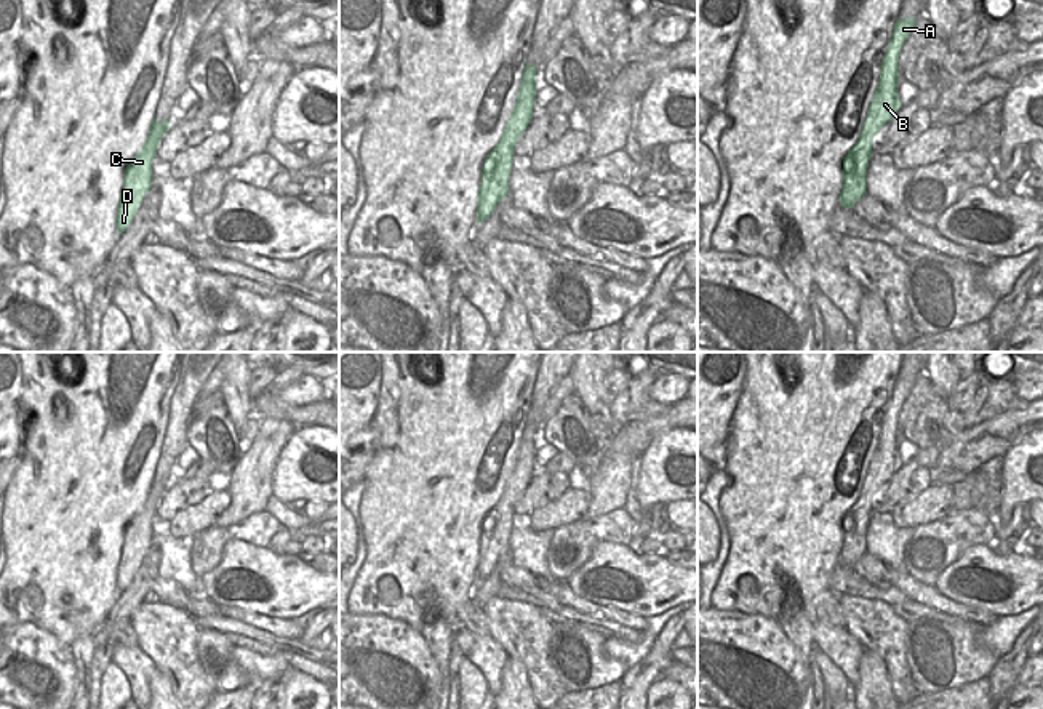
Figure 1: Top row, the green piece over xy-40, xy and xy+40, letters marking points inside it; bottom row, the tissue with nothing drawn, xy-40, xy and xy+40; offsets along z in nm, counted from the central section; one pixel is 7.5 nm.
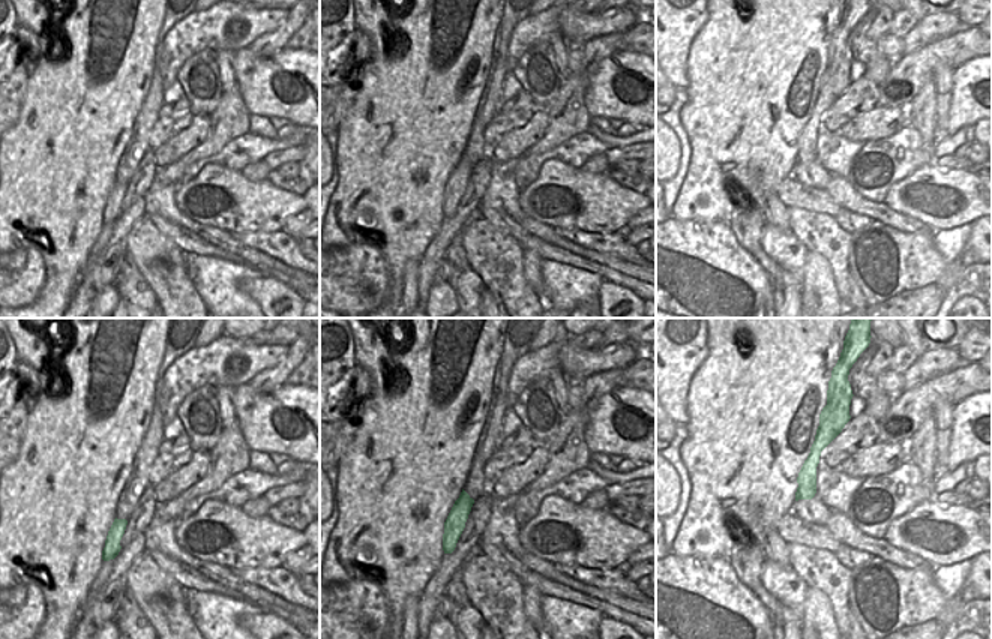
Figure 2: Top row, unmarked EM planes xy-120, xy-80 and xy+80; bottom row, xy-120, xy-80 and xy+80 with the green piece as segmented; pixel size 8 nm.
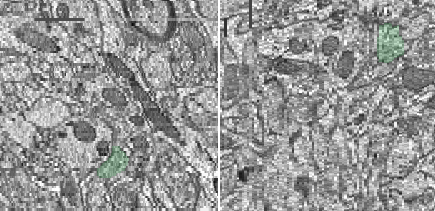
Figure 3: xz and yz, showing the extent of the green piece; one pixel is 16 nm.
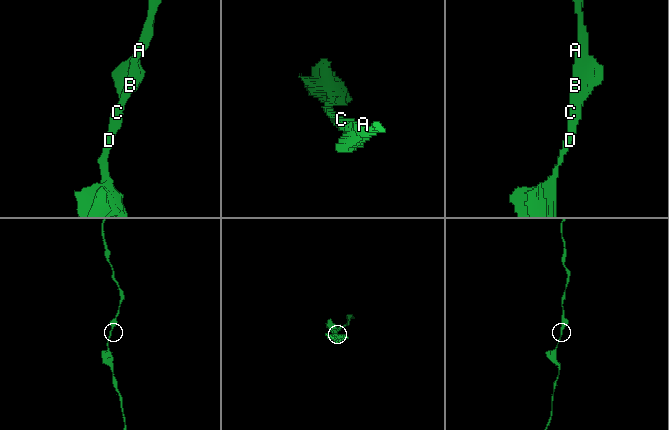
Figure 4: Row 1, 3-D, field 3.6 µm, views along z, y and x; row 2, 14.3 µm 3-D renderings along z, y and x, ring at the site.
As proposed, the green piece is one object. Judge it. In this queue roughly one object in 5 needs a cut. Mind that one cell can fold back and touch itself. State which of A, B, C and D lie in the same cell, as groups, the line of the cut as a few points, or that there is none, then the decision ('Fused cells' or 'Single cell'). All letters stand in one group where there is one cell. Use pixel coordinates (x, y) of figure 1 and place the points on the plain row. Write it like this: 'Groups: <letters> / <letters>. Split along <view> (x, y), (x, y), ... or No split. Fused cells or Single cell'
Groups: A B C D. No split. Single cell

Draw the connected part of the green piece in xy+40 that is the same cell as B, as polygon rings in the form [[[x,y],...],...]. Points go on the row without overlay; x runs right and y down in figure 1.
[[[905,376],[894,383],[893,397],[881,421],[880,442],[873,451],[861,496],[843,519],[840,563],[845,567],[853,567],[867,552],[867,527],[873,511],[872,496],[902,467],[896,448],[901,429],[899,413],[915,381],[915,376]]]

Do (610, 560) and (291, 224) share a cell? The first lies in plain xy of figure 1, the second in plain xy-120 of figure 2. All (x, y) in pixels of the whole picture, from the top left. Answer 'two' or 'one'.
two

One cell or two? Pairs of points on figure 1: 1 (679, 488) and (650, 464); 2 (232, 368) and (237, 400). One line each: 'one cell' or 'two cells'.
1: one cell
2: one cell

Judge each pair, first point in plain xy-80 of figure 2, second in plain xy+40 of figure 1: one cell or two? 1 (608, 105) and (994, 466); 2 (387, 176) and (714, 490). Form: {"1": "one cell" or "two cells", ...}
{"1": "two cells", "2": "two cells"}

